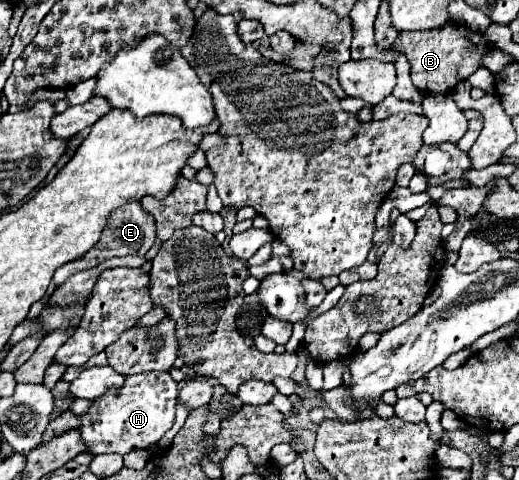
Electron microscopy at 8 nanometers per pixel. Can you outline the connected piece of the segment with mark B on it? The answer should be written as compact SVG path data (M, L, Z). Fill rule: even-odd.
M452 22L436 30L402 31L394 42L394 48L404 52L410 60L410 76L414 86L424 94L436 94L452 90L456 82L466 80L472 72L476 72L480 66L480 56L486 48L490 48L490 44L482 34Z

